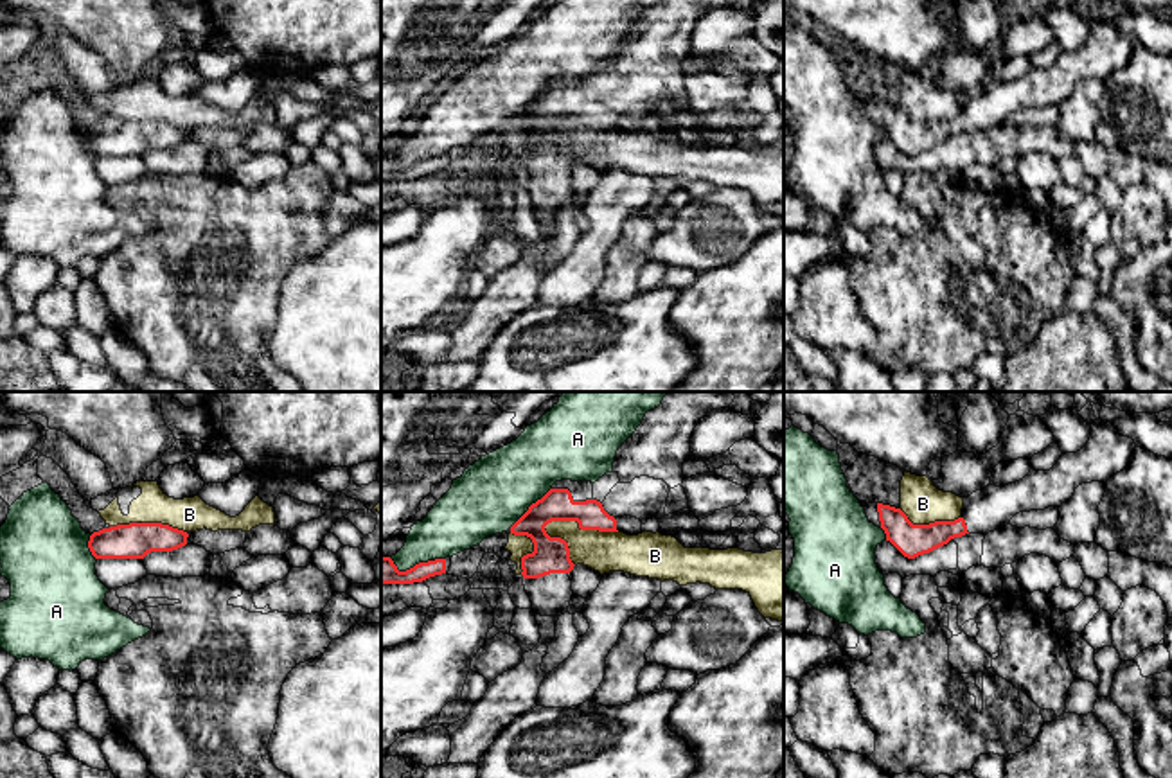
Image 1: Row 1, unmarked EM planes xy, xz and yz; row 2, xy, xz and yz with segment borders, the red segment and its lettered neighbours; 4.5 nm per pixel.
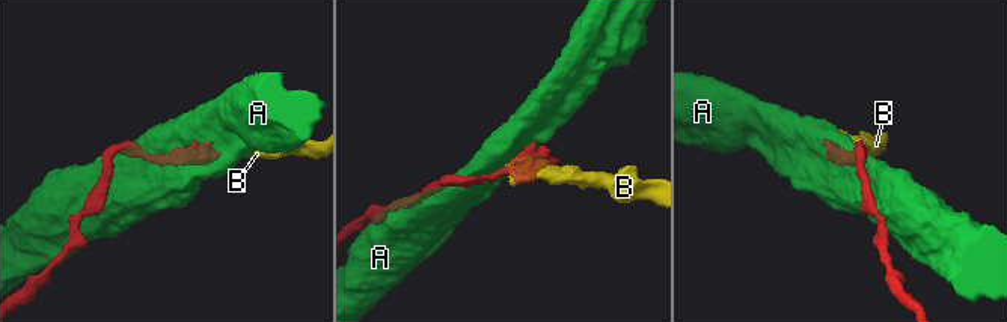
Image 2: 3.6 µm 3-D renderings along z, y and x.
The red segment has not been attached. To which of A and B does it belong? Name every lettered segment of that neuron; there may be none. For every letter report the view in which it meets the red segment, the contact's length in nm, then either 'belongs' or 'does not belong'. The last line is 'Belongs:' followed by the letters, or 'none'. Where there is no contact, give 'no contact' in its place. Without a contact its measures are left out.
A: xz | 260 nm | does not belong
B: xz | 340 nm | does not belong
Belongs: none

